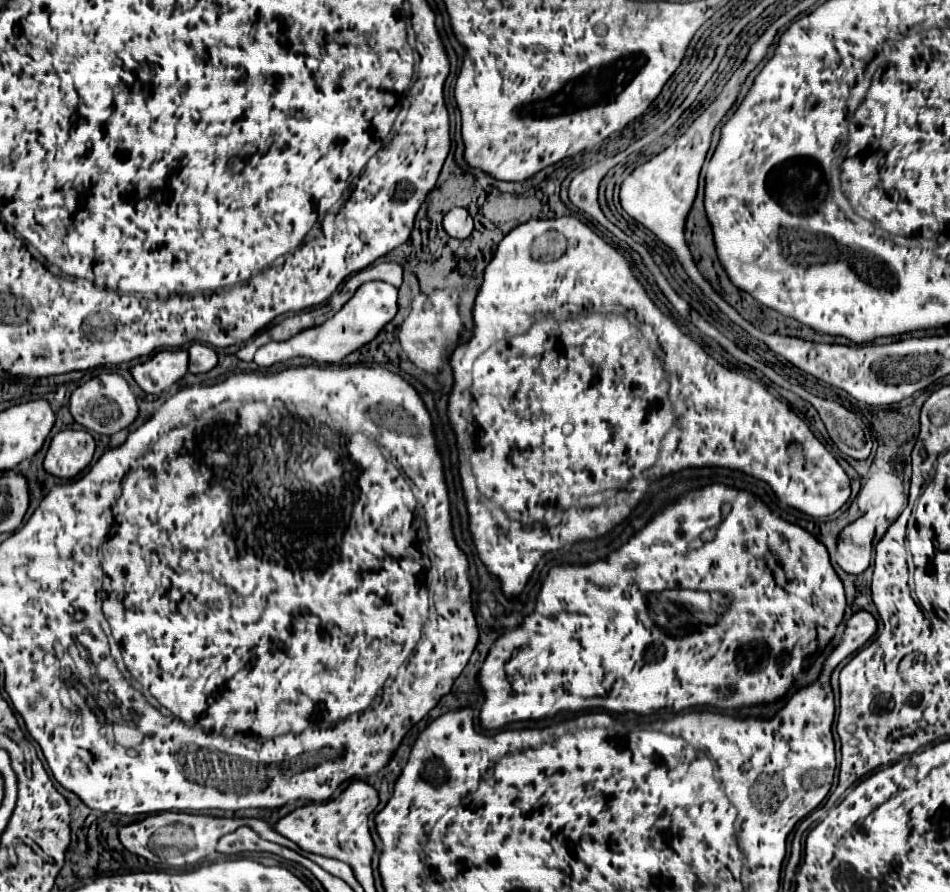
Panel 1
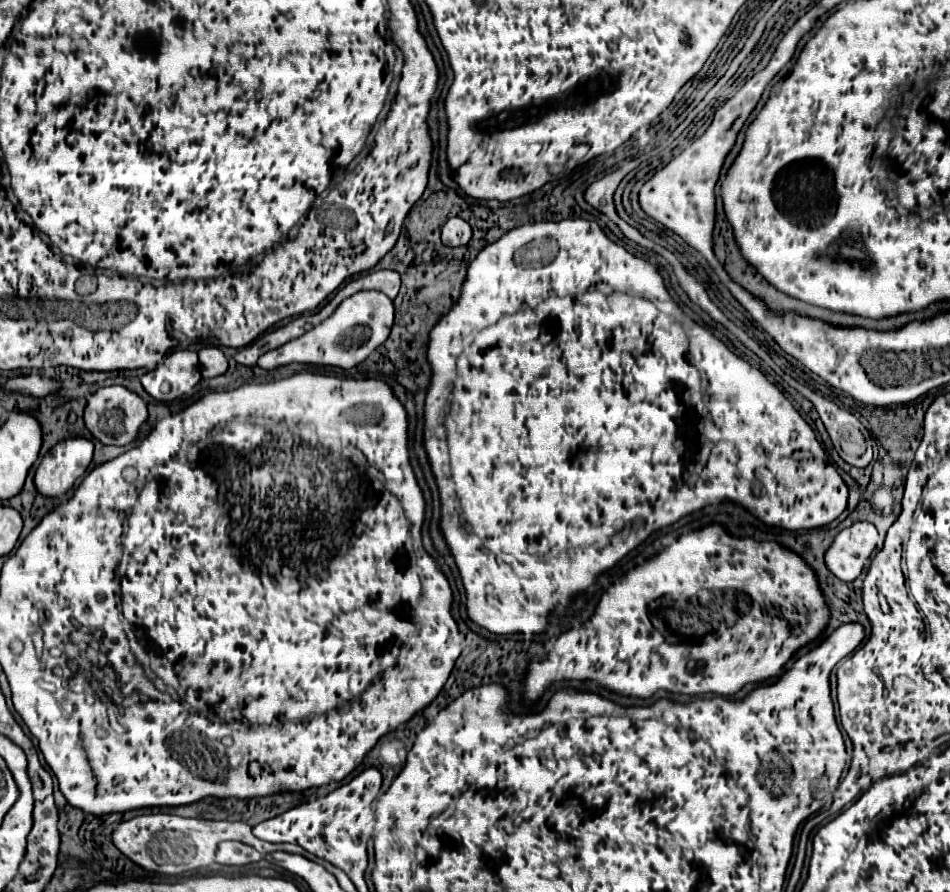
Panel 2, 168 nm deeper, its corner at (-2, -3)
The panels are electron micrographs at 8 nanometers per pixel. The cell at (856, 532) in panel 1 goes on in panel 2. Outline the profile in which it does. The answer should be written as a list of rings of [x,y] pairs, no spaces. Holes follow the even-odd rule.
[[[854,522],[850,528],[840,530],[838,536],[834,538],[832,546],[826,552],[826,566],[834,572],[836,578],[840,578],[844,582],[854,582],[860,576],[860,572],[864,570],[864,566],[866,566],[872,550],[876,548],[876,544],[878,544],[878,532],[876,532],[874,524]]]

